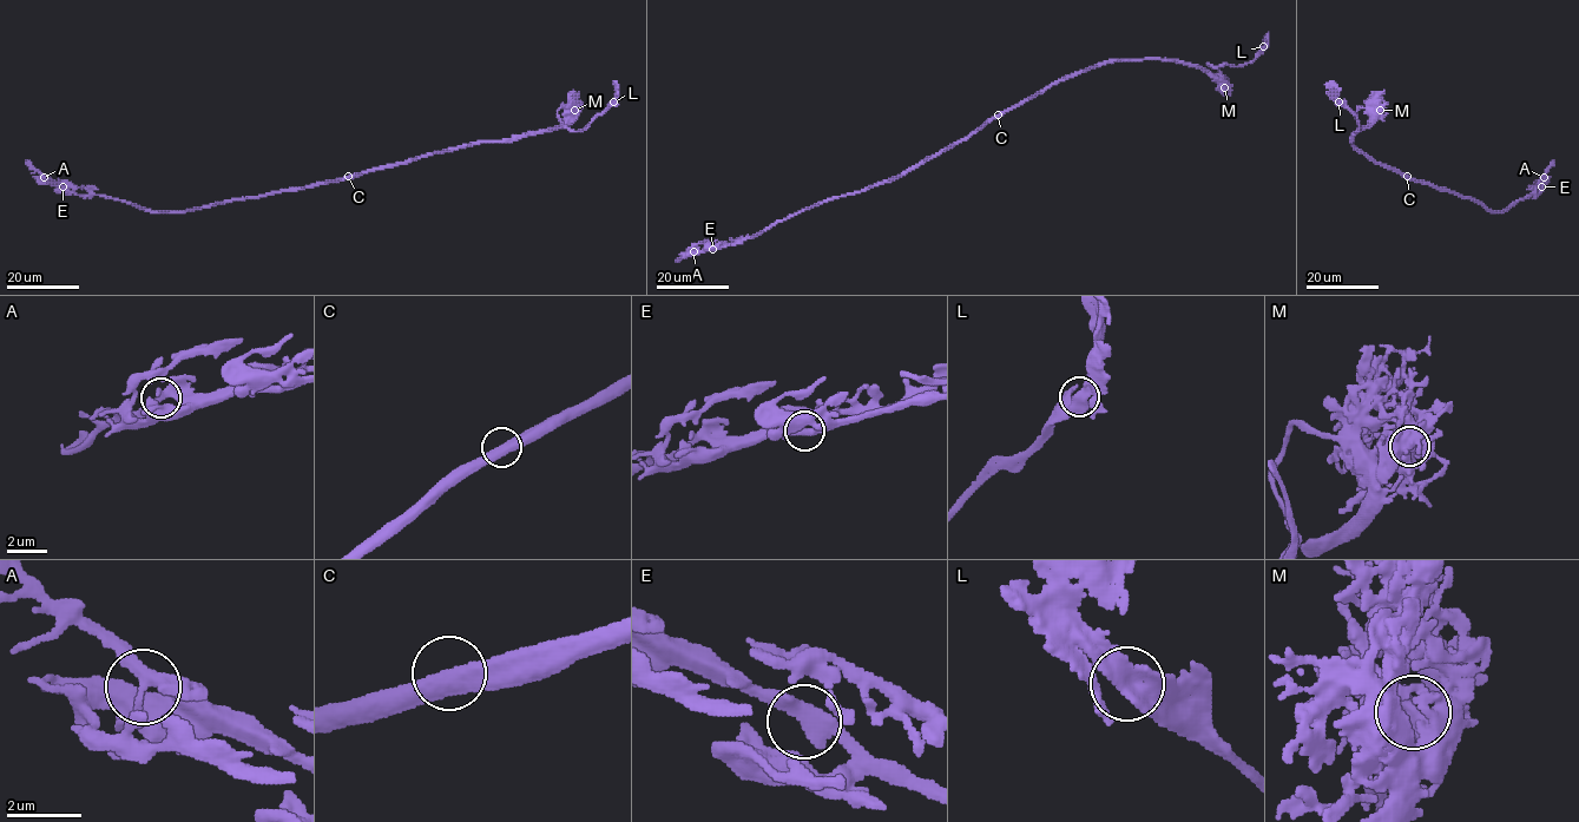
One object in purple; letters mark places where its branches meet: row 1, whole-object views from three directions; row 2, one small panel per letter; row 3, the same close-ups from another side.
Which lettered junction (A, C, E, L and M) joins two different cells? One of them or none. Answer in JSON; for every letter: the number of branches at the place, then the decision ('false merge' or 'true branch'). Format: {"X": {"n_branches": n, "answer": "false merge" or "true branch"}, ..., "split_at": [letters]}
{"A": {"n_branches": 2, "answer": "true branch"}, "C": {"n_branches": 2, "answer": "true branch"}, "E": {"n_branches": 2, "answer": "true branch"}, "L": {"n_branches": 2, "answer": "true branch"}, "M": {"n_branches": 2, "answer": "true branch"}, "split_at": []}

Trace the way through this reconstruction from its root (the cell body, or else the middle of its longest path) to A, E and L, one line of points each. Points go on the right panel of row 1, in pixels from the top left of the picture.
A: (1408, 177), (1472, 198), (1491, 211), (1502, 211), (1530, 195), (1537, 195), (1544, 177)
E: (1408, 177), (1472, 198), (1491, 211), (1502, 211), (1530, 195), (1537, 195), (1541, 186)
L: (1408, 177), (1353, 145), (1353, 136), (1369, 123), (1370, 113), (1359, 106), (1356, 131), (1356, 117), (1339, 102)

